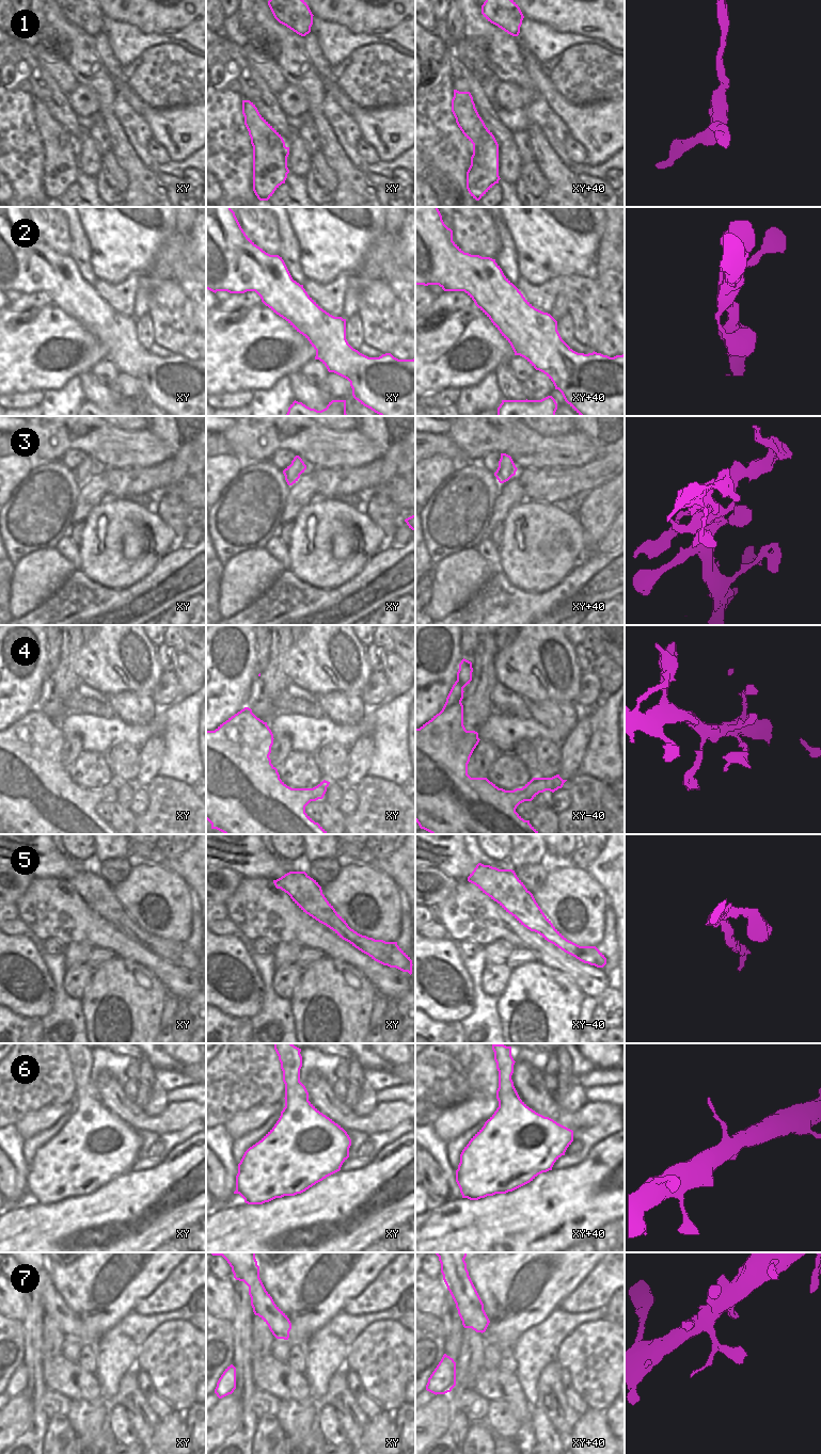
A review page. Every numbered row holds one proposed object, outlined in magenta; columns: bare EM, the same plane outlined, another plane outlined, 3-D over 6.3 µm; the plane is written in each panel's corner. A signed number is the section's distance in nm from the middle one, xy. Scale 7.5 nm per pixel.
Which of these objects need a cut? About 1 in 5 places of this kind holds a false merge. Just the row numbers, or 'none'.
3

